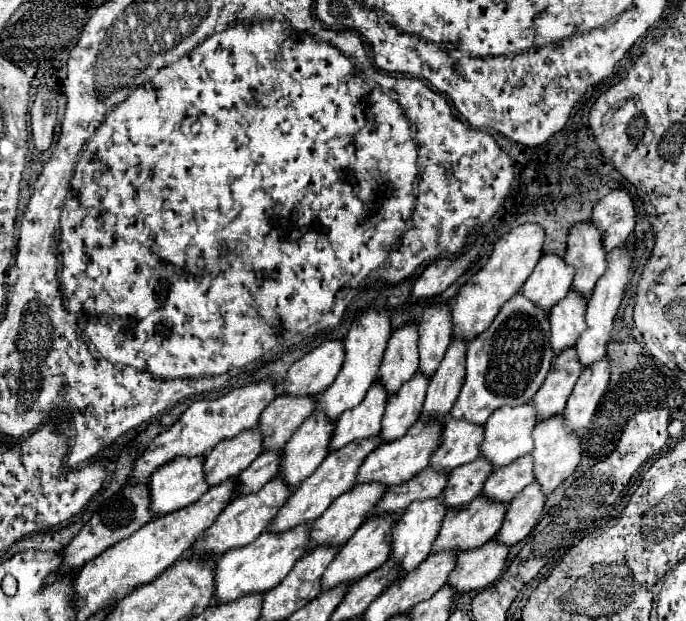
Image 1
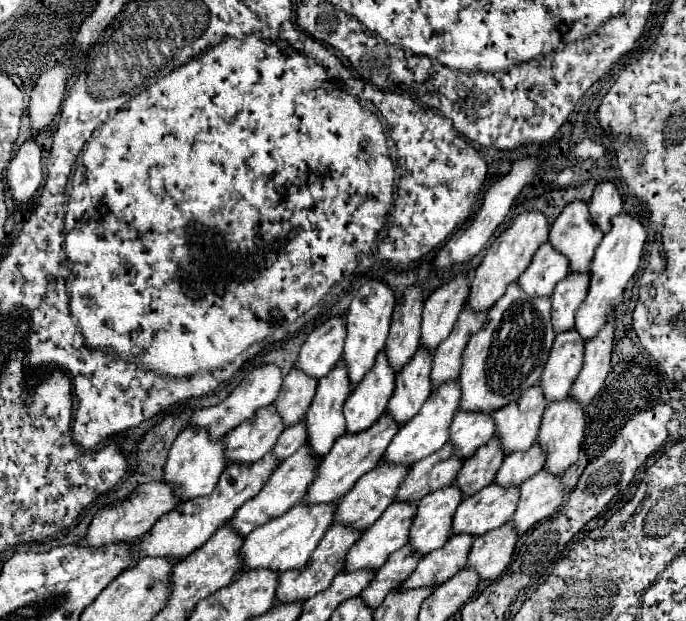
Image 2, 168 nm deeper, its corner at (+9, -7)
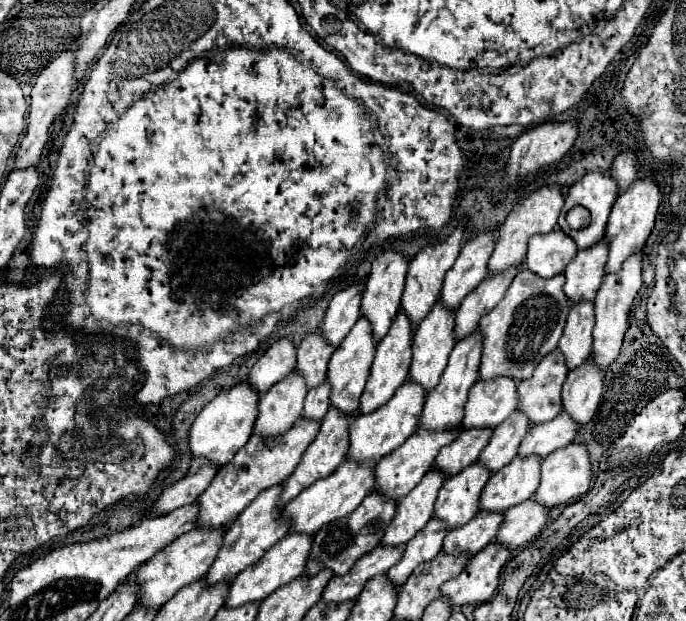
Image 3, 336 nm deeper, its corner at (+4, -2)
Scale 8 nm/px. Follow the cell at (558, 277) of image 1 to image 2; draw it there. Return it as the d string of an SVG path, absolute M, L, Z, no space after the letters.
M544 244L532 256L530 266L518 278L522 290L530 296L550 296L554 286L570 272L568 260L564 254L552 248L552 244Z

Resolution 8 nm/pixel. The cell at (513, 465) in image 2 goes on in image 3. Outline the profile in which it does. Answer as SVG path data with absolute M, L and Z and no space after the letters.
M559 413L559 417L531 427L525 435L525 439L519 445L519 457L531 457L537 455L541 459L545 459L547 455L551 455L553 451L567 447L573 437L577 433L577 425L571 423L571 417L567 417L567 413Z

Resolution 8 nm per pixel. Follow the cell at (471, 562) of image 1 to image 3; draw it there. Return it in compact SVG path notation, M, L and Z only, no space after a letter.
M527 499L505 513L495 543L507 547L507 551L523 549L539 535L547 523L547 517L549 509L539 505L535 499Z

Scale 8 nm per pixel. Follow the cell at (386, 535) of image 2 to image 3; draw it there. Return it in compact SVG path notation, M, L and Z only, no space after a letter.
M429 471L419 481L419 485L415 485L415 489L397 503L397 513L393 521L387 525L379 545L401 547L409 539L413 539L415 533L429 523L437 491L443 485L443 481L445 477L439 475L439 471Z

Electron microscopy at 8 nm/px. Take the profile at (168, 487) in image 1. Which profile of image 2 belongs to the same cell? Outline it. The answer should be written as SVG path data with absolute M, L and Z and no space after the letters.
M188 426L188 428L184 428L178 434L178 438L172 444L168 462L164 466L164 480L174 486L174 492L178 496L182 496L182 500L192 500L192 498L198 498L198 496L208 496L216 488L218 478L220 478L220 474L226 468L224 450L226 450L224 438L212 440L208 436L206 428L190 428Z

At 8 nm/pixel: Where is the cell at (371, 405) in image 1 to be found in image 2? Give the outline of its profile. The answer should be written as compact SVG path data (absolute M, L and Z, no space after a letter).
M378 352L374 368L362 378L360 384L356 384L344 404L344 416L348 424L346 432L356 434L368 430L382 416L394 392L394 376L396 372L388 364L386 352Z

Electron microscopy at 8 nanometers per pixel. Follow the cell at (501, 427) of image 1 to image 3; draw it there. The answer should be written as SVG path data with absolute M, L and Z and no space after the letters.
M555 349L539 363L531 379L519 383L519 411L529 417L531 427L547 423L559 415L561 387L567 379L567 373L569 369L565 365L565 359L561 351Z

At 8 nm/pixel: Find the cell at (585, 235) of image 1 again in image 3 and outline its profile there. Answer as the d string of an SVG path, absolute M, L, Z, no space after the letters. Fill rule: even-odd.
M587 173L581 181L577 181L569 189L569 193L565 197L565 205L563 205L561 215L559 215L559 229L563 229L563 233L567 233L577 243L577 247L581 251L589 249L591 245L595 245L603 239L611 207L617 199L617 189L615 187L617 187L615 181L607 173ZM573 205L583 205L591 211L589 227L585 227L581 231L573 231L567 225L565 213Z

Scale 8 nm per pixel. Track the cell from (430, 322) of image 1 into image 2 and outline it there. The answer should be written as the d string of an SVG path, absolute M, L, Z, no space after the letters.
M466 272L454 274L446 284L438 286L424 304L422 344L434 350L450 332L470 294L470 278Z

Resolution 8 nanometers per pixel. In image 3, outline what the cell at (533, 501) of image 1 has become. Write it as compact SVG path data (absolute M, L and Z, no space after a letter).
M567 445L555 453L551 453L547 459L541 463L541 483L539 489L535 491L535 501L541 503L547 509L555 509L565 503L577 501L583 493L587 493L591 487L591 461L585 445Z

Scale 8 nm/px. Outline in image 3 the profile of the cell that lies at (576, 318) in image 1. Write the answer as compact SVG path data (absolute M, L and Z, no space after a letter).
M599 241L593 247L579 251L565 271L565 295L571 305L579 301L593 301L603 281L603 269L607 263L607 243Z

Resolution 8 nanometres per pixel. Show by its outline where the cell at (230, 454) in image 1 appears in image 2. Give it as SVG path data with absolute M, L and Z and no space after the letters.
M274 404L258 408L252 420L242 422L226 436L226 462L252 464L264 458L284 430L284 422Z

